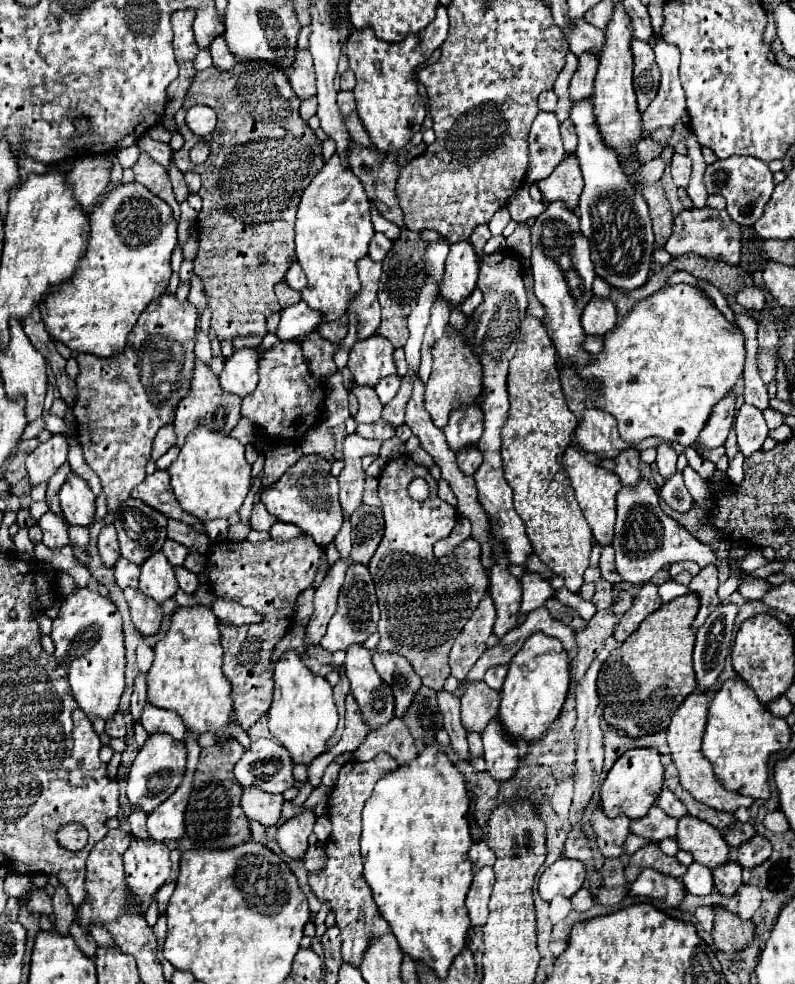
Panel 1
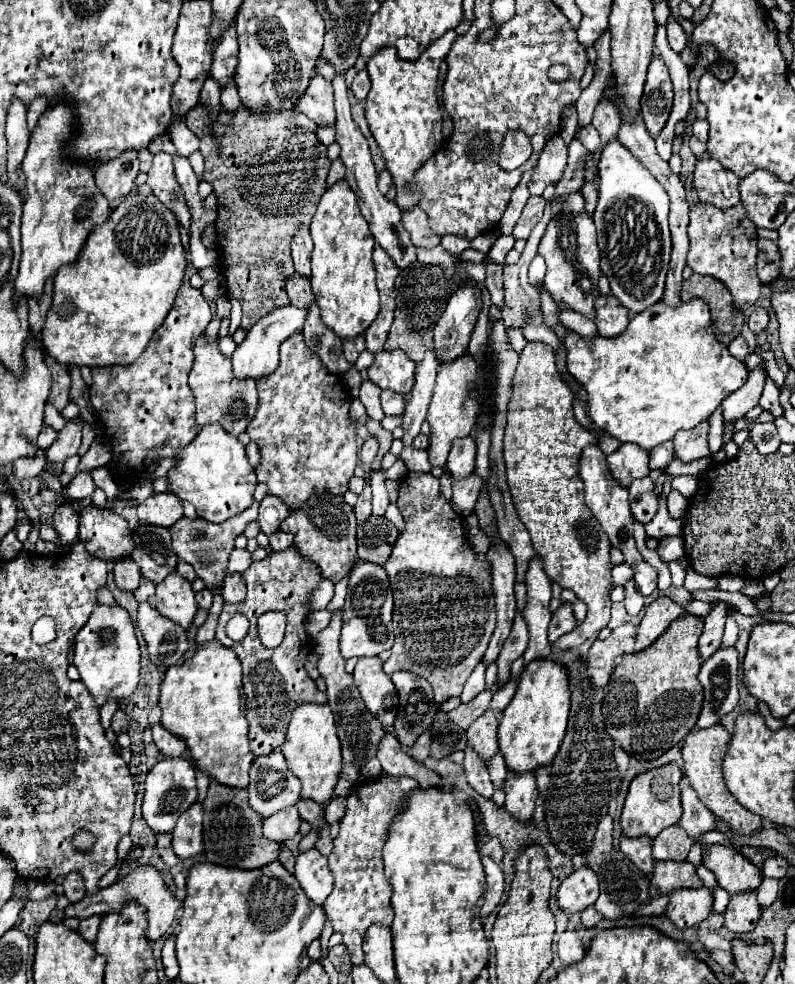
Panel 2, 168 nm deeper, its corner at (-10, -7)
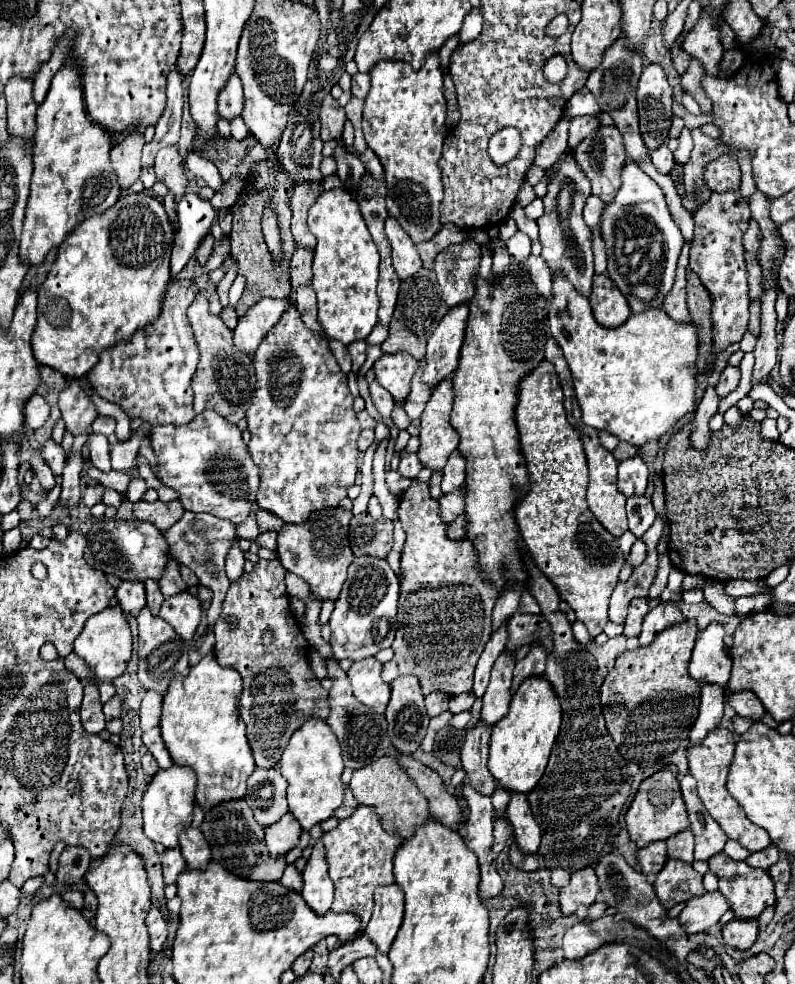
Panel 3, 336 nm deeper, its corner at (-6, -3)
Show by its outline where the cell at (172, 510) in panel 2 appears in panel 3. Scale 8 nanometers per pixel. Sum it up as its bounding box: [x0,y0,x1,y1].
[133,500,185,532]

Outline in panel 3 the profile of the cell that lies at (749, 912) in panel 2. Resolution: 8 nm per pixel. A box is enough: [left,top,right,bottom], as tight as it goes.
[723,920,757,950]

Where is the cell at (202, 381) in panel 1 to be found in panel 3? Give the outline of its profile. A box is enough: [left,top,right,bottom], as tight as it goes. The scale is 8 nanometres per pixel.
[187,292,255,424]

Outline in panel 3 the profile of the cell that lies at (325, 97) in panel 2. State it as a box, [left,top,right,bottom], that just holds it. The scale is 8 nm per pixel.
[321,94,345,140]

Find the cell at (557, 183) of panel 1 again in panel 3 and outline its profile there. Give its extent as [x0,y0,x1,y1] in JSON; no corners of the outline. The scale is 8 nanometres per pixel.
[583,196,605,230]

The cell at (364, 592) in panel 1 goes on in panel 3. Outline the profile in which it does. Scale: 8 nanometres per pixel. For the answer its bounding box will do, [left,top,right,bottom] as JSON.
[331,556,399,660]

